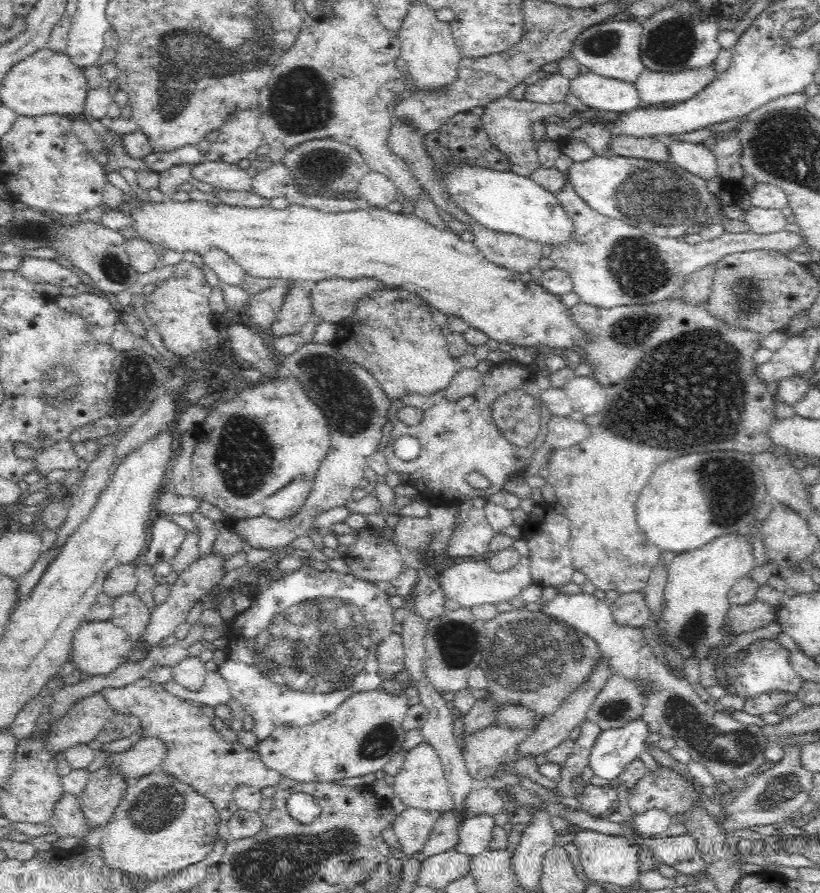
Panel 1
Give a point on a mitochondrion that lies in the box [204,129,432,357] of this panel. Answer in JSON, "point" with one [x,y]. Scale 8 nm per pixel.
{"point":[324,167]}

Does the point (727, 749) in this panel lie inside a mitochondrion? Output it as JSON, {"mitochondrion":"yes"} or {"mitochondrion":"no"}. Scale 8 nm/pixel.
{"mitochondrion":"yes"}

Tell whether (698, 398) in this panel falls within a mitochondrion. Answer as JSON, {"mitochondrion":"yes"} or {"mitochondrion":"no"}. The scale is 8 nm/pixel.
{"mitochondrion":"yes"}

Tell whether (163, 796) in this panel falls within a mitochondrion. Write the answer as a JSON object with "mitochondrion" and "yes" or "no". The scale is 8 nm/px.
{"mitochondrion":"yes"}

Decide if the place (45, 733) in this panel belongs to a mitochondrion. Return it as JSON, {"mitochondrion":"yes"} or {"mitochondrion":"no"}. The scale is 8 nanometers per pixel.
{"mitochondrion":"no"}

